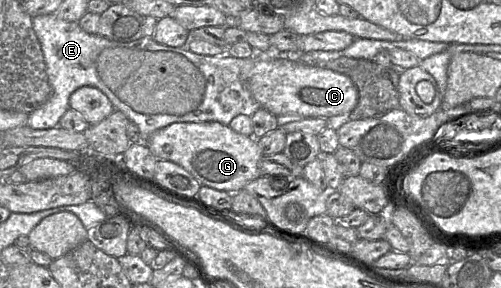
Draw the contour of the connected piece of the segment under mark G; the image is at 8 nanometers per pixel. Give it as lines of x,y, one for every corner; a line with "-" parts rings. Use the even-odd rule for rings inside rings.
216,121
172,123
152,133
147,146
158,160
169,160
182,166
201,186
231,194
260,176
259,161
263,154
257,139

